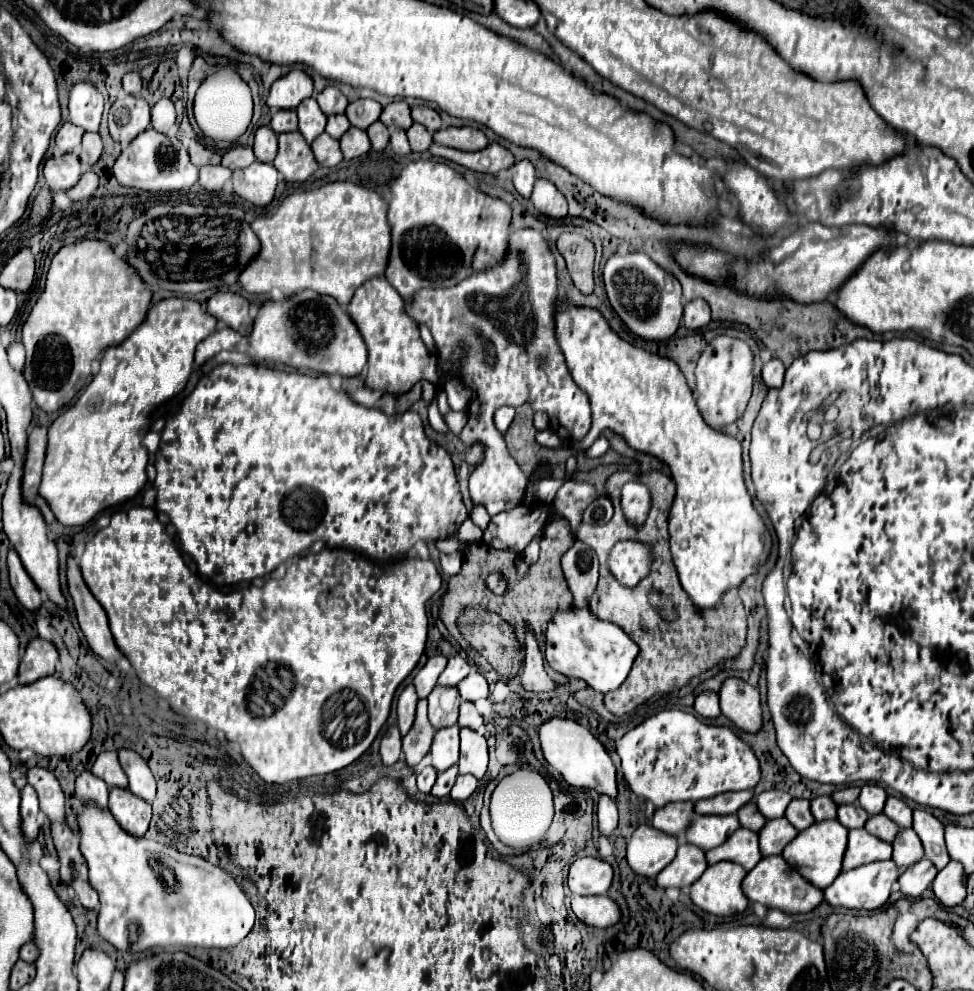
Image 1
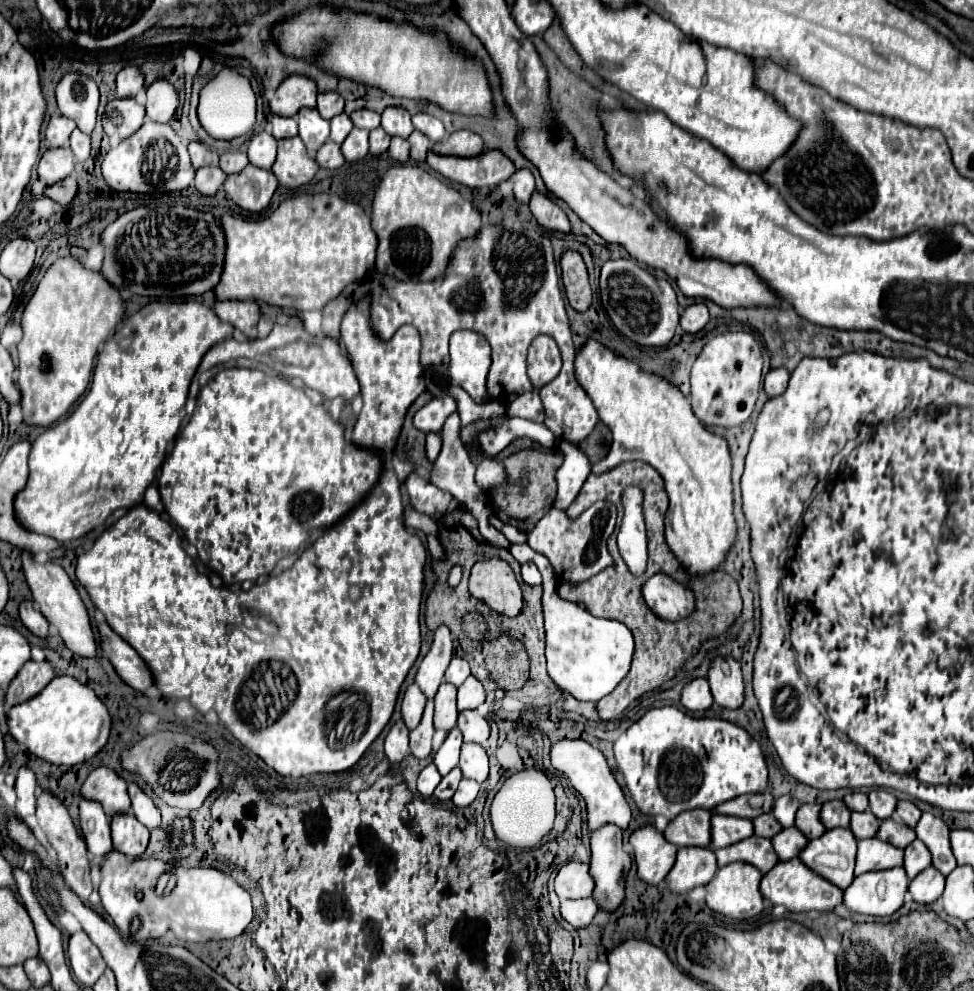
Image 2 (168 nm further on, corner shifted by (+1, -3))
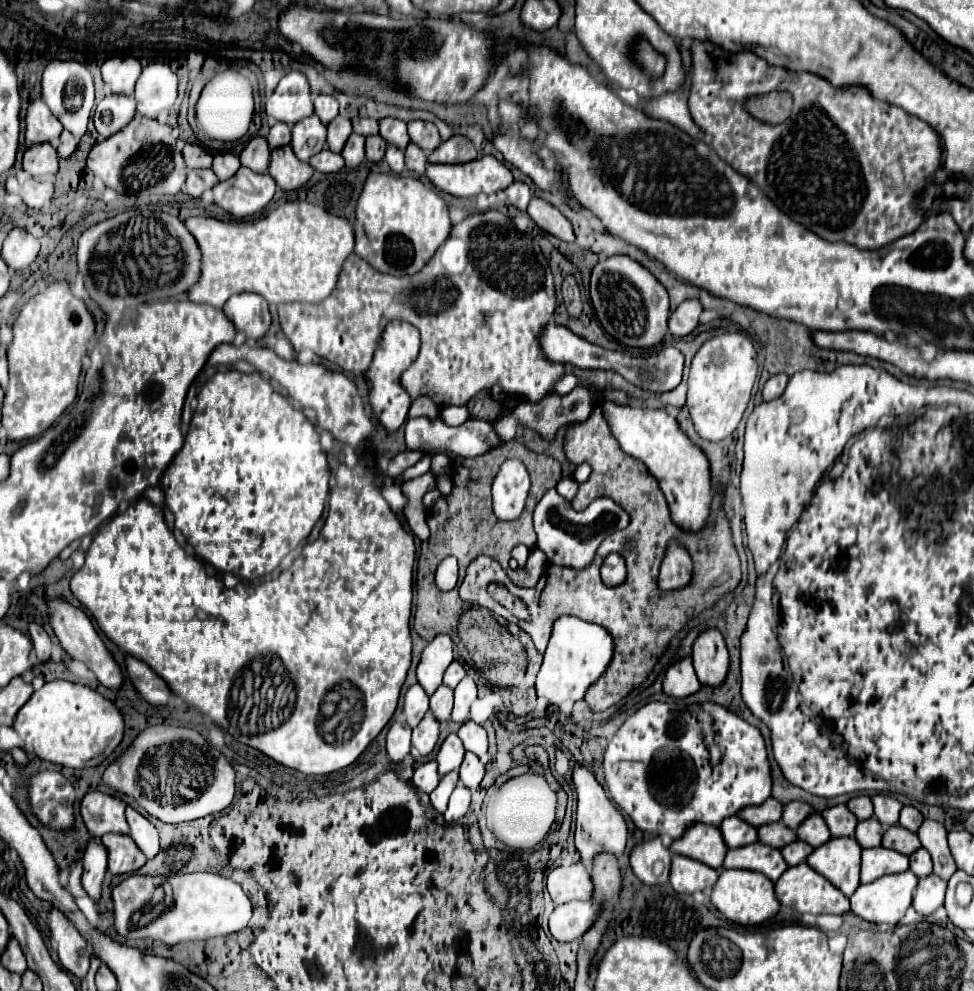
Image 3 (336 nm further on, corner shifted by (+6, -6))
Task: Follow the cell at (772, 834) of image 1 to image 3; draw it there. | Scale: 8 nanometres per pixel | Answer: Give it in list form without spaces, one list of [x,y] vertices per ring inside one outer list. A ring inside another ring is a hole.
[[[797,840],[797,842],[791,842],[789,846],[783,846],[781,848],[781,854],[785,858],[785,862],[789,862],[789,866],[797,866],[799,862],[803,862],[809,854],[813,852],[813,846]]]

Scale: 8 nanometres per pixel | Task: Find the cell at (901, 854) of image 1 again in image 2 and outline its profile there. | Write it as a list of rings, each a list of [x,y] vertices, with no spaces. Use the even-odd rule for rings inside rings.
[[[918,839],[904,849],[904,869],[910,879],[914,879],[918,873],[922,873],[930,865],[932,865],[932,855],[926,849],[926,845],[920,843]]]

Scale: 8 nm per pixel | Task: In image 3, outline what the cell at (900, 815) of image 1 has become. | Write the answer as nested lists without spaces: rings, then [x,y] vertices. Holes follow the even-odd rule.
[[[903,806],[901,810],[901,818],[899,818],[899,824],[911,832],[917,832],[919,826],[923,822],[923,816],[921,812],[915,808],[915,806]]]

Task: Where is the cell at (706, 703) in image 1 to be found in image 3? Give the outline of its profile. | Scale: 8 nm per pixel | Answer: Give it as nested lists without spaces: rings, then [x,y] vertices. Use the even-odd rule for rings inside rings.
[[[685,658],[677,664],[673,664],[663,680],[663,692],[673,698],[689,698],[701,688],[701,682],[697,680],[697,674],[693,670],[691,658]]]

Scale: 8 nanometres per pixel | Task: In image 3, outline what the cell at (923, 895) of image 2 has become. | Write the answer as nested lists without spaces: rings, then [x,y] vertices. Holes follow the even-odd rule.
[[[935,874],[921,878],[917,884],[917,890],[915,890],[915,896],[913,896],[913,908],[925,916],[935,912],[943,904],[945,886],[947,886],[947,882]]]

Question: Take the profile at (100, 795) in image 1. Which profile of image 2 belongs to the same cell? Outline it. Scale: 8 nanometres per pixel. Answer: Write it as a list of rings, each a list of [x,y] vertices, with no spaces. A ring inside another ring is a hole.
[[[80,799],[80,827],[88,845],[90,855],[96,859],[96,865],[102,857],[106,857],[114,847],[110,839],[110,821],[98,803],[86,803]]]

